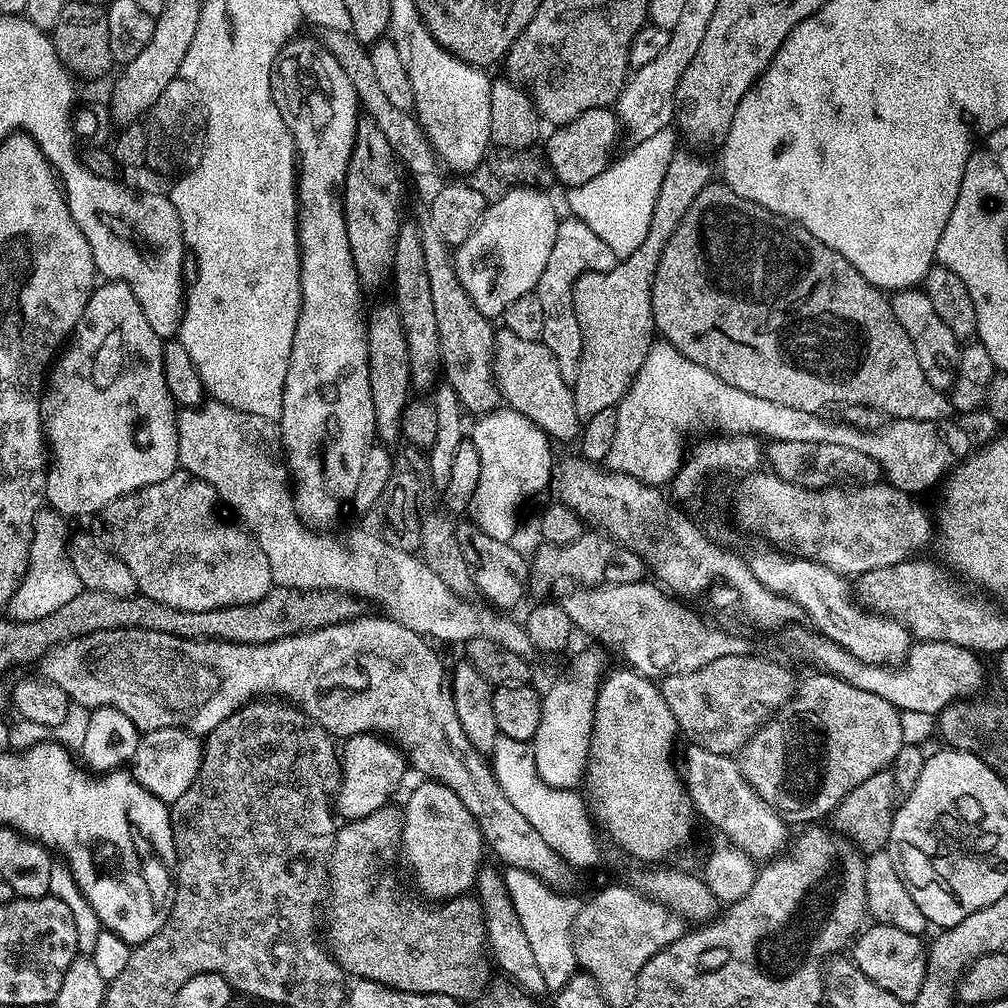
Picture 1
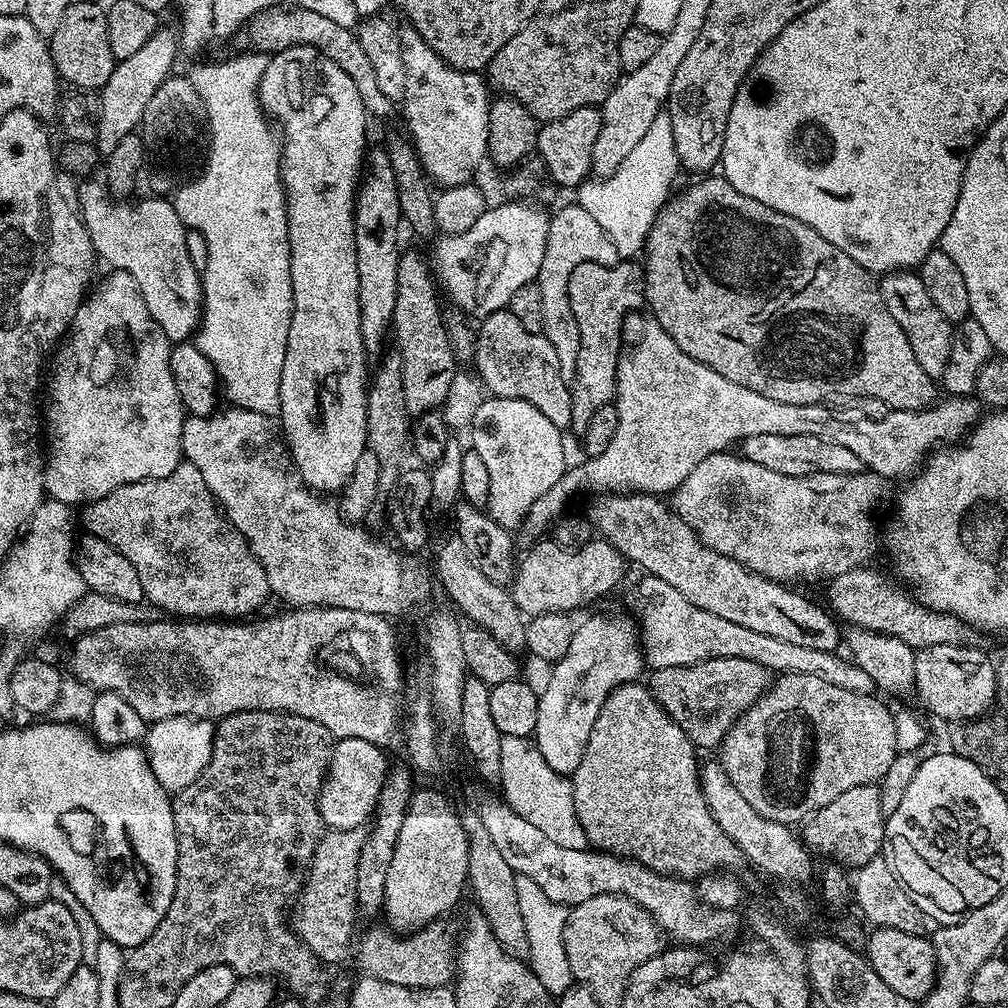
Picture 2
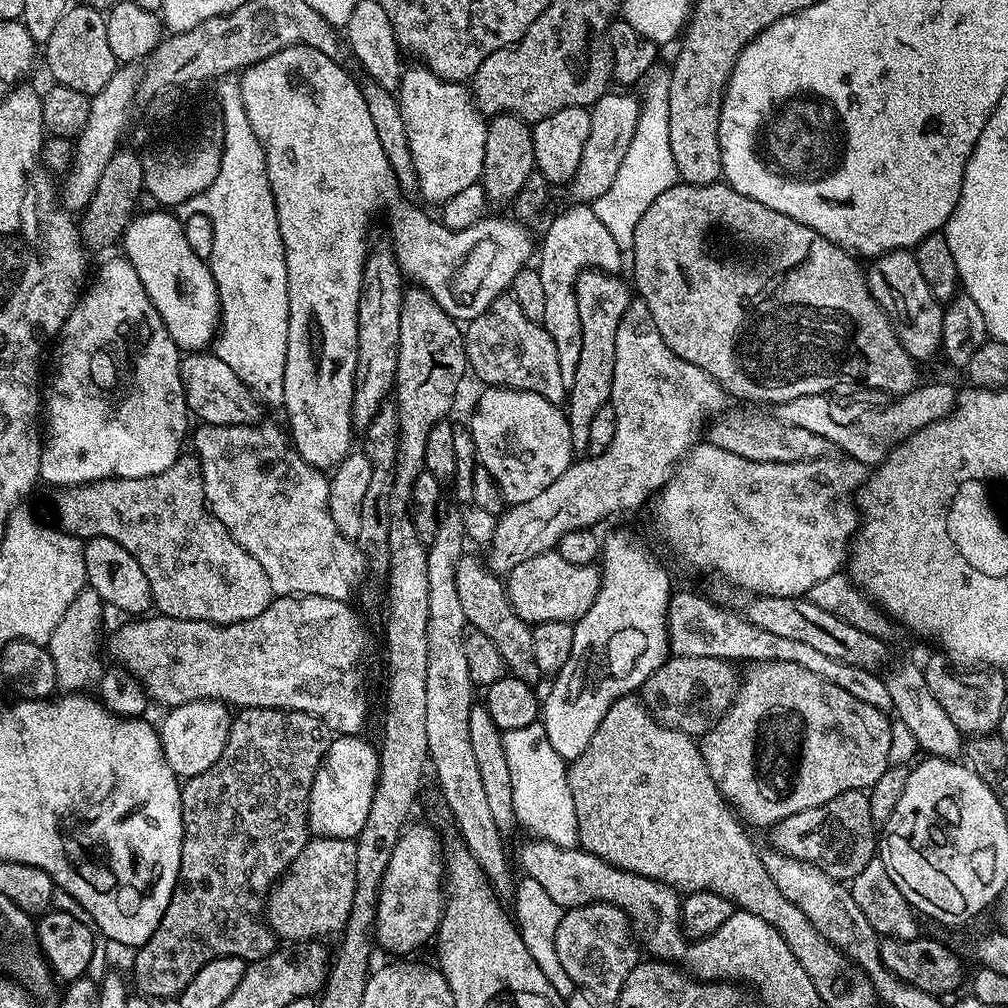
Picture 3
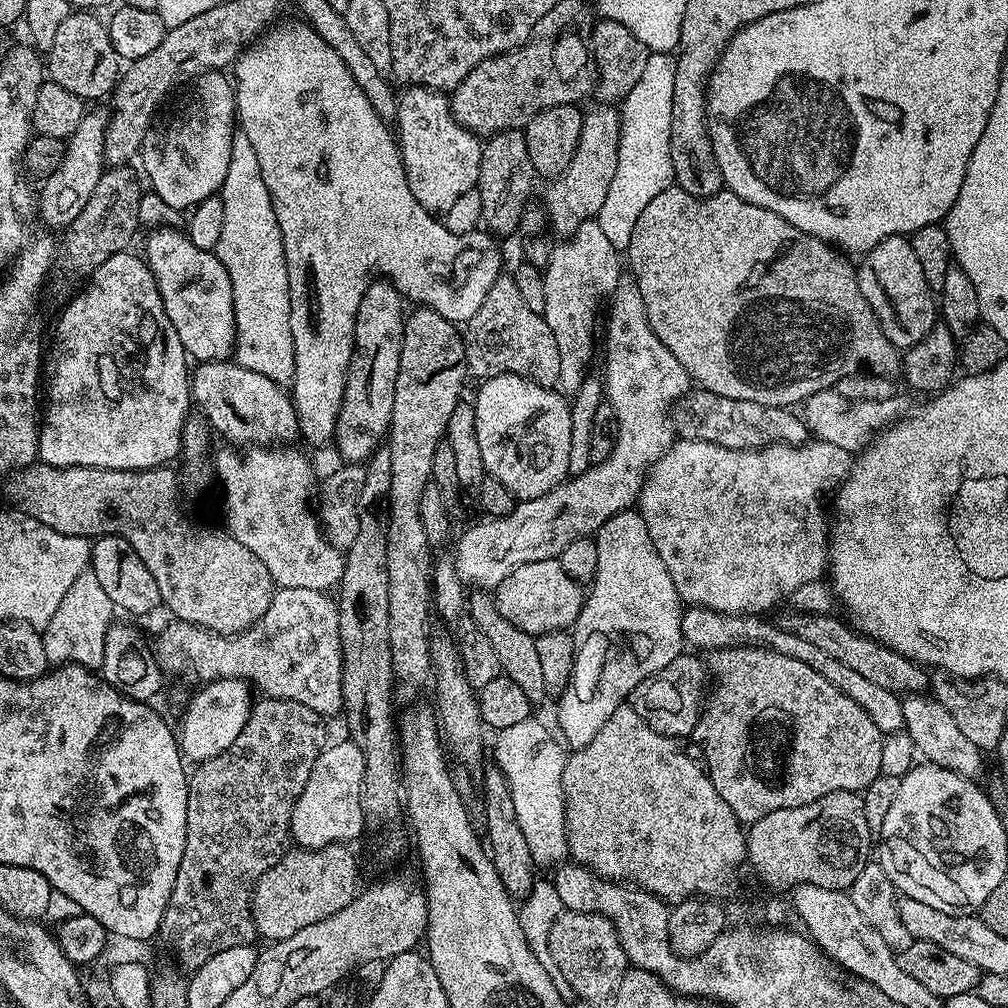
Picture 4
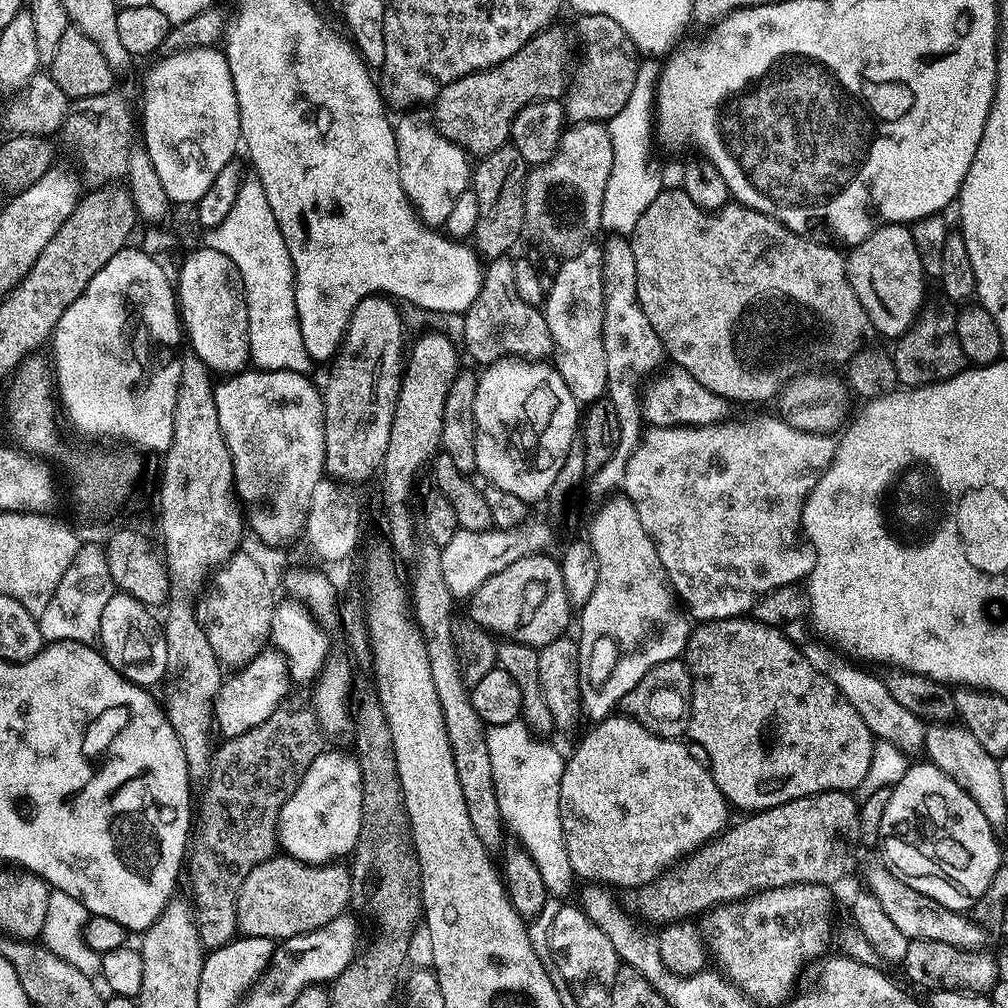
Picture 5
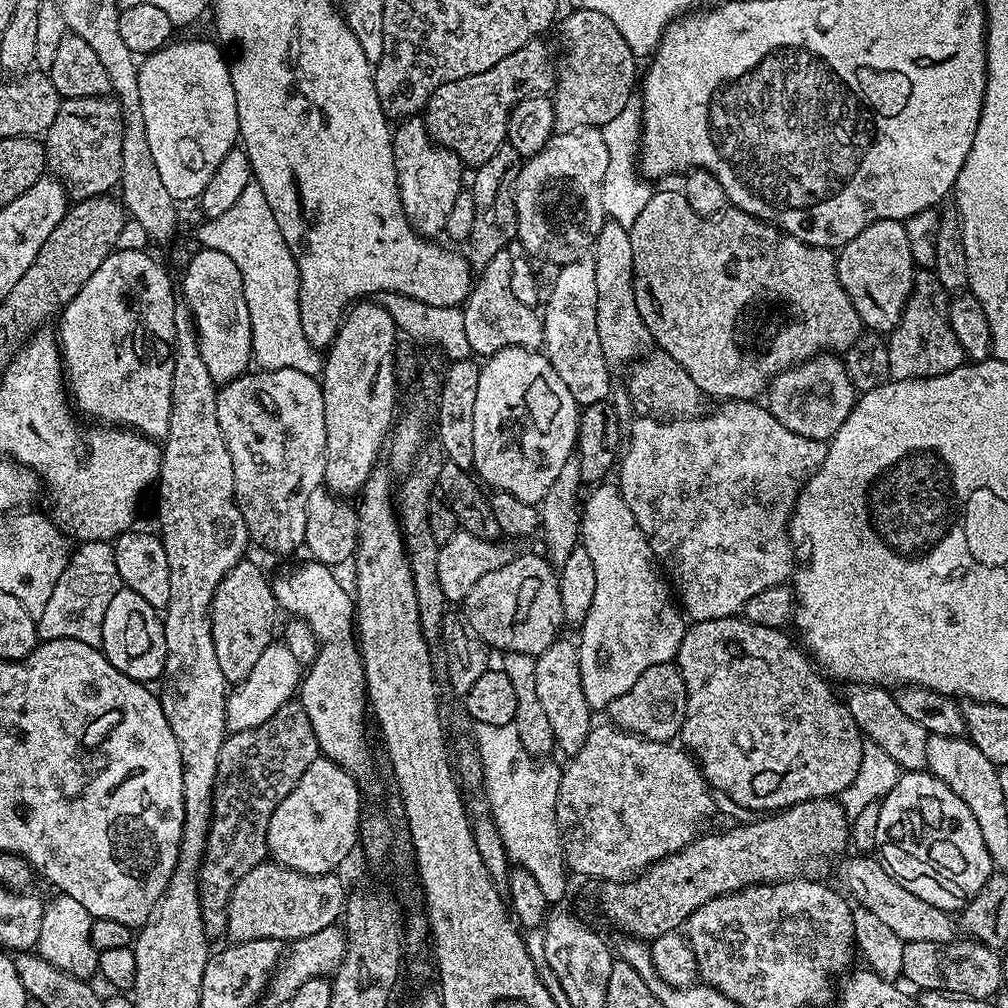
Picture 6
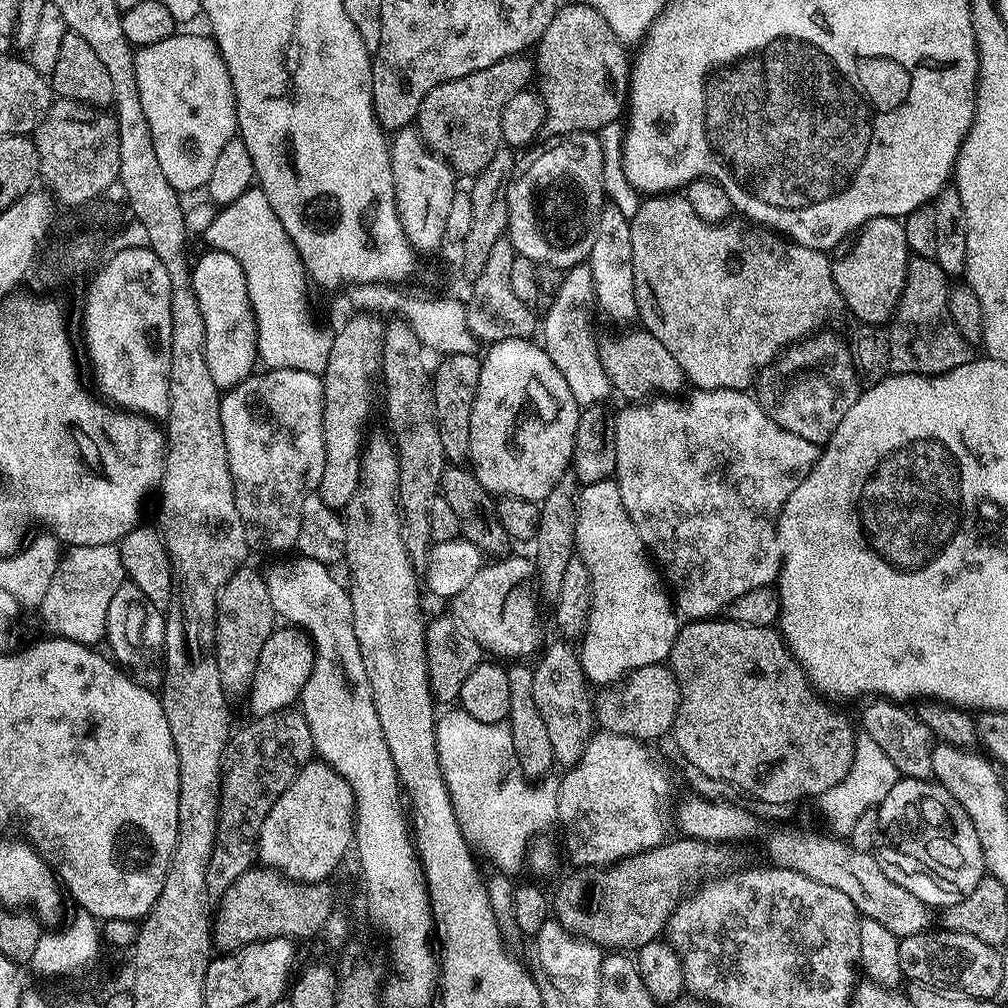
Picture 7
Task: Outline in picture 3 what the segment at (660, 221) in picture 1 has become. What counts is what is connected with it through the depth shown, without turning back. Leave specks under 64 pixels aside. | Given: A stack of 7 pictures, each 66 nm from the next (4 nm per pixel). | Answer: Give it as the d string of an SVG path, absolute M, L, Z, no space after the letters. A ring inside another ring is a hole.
M586 268L576 279L578 316L582 318L582 351L578 354L578 366L574 369L574 382L566 388L566 415L572 451L576 454L587 453L590 422L594 414L598 414L598 410L602 410L602 406L609 404L612 399L614 338L618 335L618 322L634 298L629 281L620 278L619 275L602 272L599 268Z

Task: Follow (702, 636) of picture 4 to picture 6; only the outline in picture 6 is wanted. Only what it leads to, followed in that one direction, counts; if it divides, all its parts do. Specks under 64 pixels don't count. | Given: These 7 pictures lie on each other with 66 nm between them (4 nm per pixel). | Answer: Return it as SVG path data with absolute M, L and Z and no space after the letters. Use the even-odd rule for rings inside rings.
M856 686L851 690L853 692L846 696L846 703L854 722L858 722L860 731L864 733L865 737L871 743L882 746L882 750L886 750L886 754L890 754L890 758L894 758L896 764L904 772L918 772L927 769L926 746L928 745L930 734L925 728L918 726L918 722L914 722L914 718L906 718L905 712L902 711L902 706L898 706L895 695L884 686Z

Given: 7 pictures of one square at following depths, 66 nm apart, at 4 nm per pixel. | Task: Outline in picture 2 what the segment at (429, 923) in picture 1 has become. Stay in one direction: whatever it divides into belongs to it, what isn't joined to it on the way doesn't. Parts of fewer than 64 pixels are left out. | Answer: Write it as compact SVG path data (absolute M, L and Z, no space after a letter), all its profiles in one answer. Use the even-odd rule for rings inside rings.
M363 827L325 831L316 847L316 857L306 873L304 887L294 901L290 923L296 937L319 956L325 965L340 964L352 948L352 931L356 928L356 875L358 854L366 832ZM444 922L427 924L411 934L397 934L387 926L372 928L360 940L356 948L356 964L361 968L364 976L373 976L382 982L390 982L394 986L406 986L407 988L443 988L451 985L456 970L456 950L454 936L448 933Z

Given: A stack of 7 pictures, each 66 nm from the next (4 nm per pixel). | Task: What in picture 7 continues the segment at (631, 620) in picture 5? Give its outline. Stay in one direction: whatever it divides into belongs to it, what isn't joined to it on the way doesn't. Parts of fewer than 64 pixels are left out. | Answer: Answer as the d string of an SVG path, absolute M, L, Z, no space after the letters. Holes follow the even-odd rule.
M624 528L624 536L616 536L616 548L604 548L604 560L596 564L592 609L588 615L588 626L578 644L580 665L589 681L596 686L611 686L636 668L665 663L674 646L674 638L682 627L681 621L676 621L678 612L661 573L646 555L644 544L636 544L636 537L632 536L632 528Z

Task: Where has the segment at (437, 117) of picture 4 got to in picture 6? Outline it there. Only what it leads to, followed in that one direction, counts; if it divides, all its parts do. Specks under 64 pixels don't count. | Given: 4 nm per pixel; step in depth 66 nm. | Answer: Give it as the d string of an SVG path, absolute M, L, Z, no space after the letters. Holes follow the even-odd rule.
M409 118L395 125L392 149L398 174L400 201L412 227L425 238L436 238L443 233L446 217L454 206L454 198L462 191L462 165L453 152L441 148L433 140L423 119ZM437 235L437 236L436 236Z

